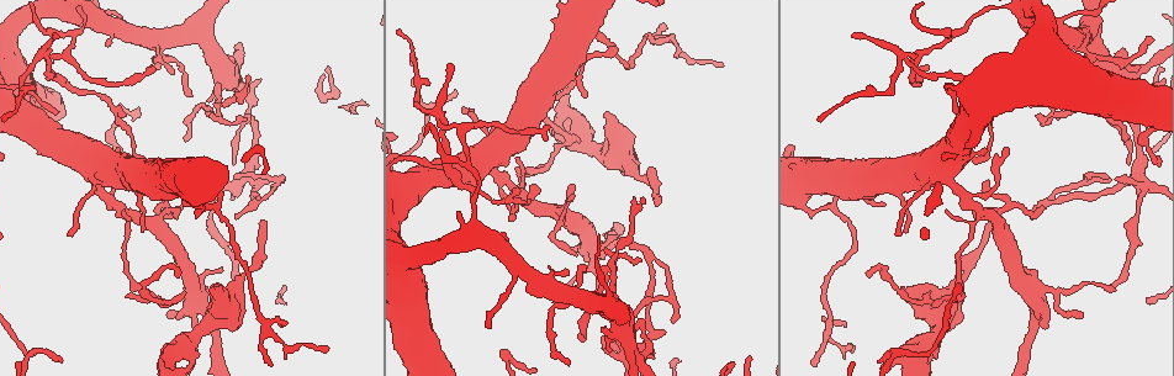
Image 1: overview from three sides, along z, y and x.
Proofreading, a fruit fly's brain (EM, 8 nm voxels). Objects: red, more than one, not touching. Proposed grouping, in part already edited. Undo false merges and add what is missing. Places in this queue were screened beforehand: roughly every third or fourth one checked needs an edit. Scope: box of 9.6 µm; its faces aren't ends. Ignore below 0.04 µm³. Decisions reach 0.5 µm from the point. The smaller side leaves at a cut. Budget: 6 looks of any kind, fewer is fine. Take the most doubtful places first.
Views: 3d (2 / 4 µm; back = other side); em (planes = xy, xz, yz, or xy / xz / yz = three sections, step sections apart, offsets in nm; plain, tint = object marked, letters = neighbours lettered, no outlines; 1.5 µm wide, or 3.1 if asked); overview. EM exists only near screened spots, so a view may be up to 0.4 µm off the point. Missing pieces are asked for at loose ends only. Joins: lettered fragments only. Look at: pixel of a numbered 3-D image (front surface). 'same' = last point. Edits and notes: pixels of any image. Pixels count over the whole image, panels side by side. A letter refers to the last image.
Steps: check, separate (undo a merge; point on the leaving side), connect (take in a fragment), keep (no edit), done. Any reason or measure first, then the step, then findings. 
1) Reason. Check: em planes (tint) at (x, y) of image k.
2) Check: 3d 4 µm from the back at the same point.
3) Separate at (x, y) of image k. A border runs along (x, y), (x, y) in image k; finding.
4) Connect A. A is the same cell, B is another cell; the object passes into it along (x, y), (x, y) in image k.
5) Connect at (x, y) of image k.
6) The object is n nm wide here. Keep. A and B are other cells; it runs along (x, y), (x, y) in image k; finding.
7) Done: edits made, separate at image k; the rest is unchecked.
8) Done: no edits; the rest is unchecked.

Abrupt turn. Check: 3d 2 µm at (914, 58) of image 1.

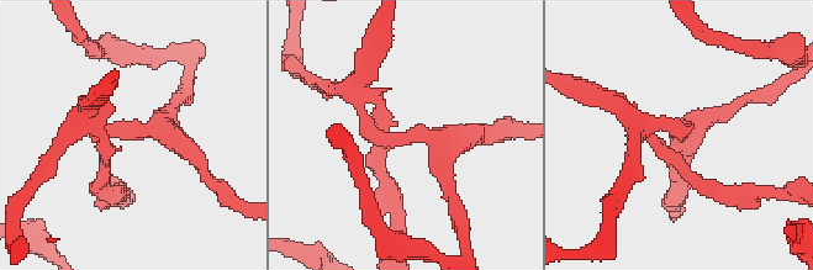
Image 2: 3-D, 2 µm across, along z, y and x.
Need the tissue. Check: em planes (letters) at (680, 134) of image 2.

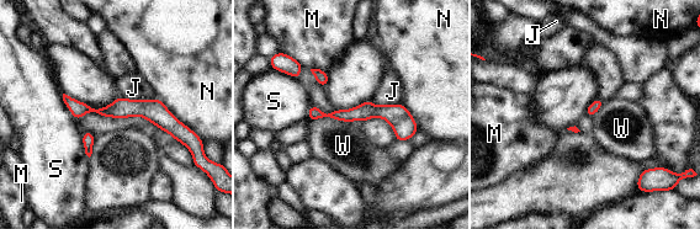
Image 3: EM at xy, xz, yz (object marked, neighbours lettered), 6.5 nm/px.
The longest contact is with N, 380 nm. Keep. J, M, N, S and W are other cells; one neuron here.

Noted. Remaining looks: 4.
Tapers out. Check: 3d 2 µm at (658, 205) of image 1.

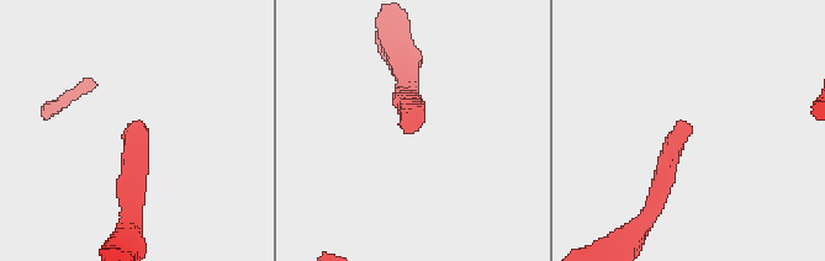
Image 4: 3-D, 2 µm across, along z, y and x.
Shape alone is not enough. Check: em planes (plain) at (412, 122) of image 4.

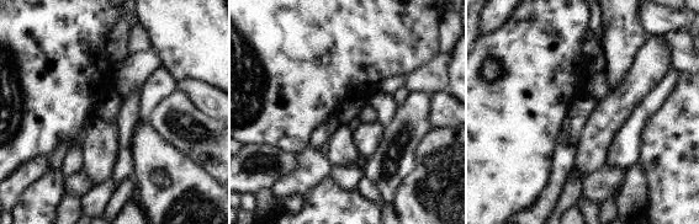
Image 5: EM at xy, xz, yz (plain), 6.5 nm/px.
Check: em planes (letters) at the same point.

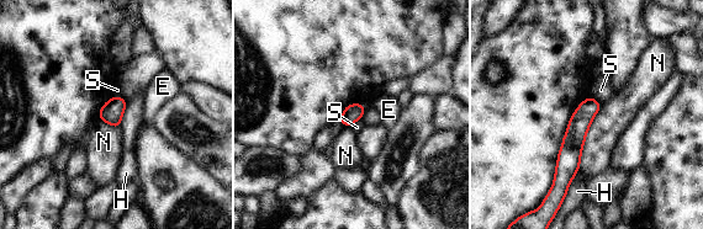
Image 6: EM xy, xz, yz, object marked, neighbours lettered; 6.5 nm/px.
Keep. E, H, N and S are other cells; it runs along (590, 100), (572, 142), (563, 182) in image 6; none of them fits.

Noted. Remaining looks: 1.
Free end. Check: em planes (letters) at (210, 290) of image 1.

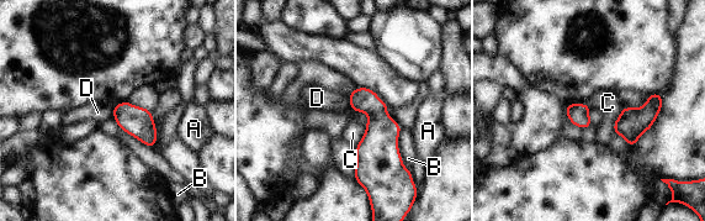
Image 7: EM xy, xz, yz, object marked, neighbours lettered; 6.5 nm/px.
Keep. A, B, C and D are other cells; a border runs along (346, 96), (350, 108) in image 7; no lettered fragment goes on from it.

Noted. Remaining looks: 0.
Done: no edits; the rest is unchecked.

